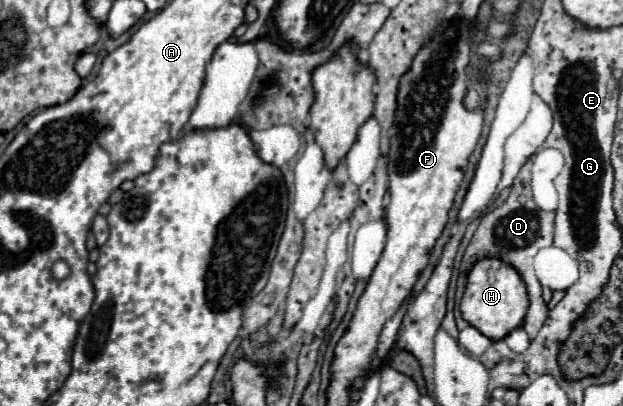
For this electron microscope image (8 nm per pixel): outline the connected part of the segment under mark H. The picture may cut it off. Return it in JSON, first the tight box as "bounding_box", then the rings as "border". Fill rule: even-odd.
{"bounding_box":[460,257,528,341],"border":[[[484,257],[476,261],[476,265],[468,271],[466,291],[460,303],[462,317],[474,325],[480,333],[490,337],[492,341],[504,339],[514,327],[518,327],[528,311],[528,293],[522,277],[514,267],[496,257]]]}

